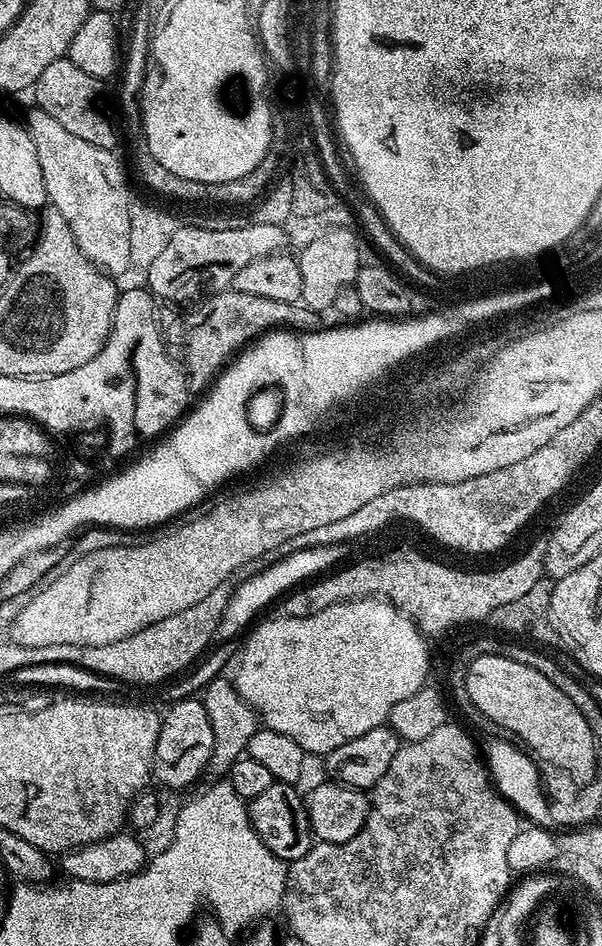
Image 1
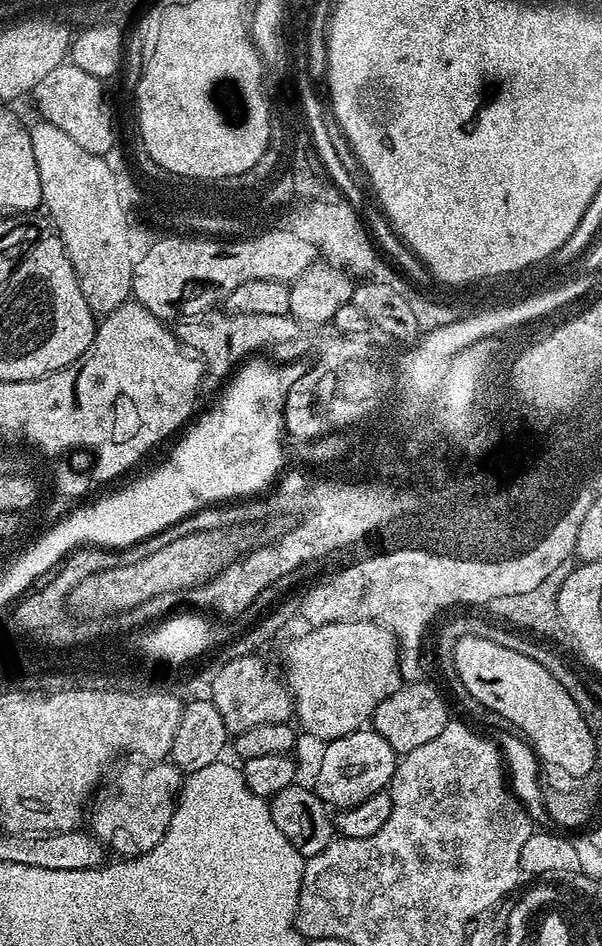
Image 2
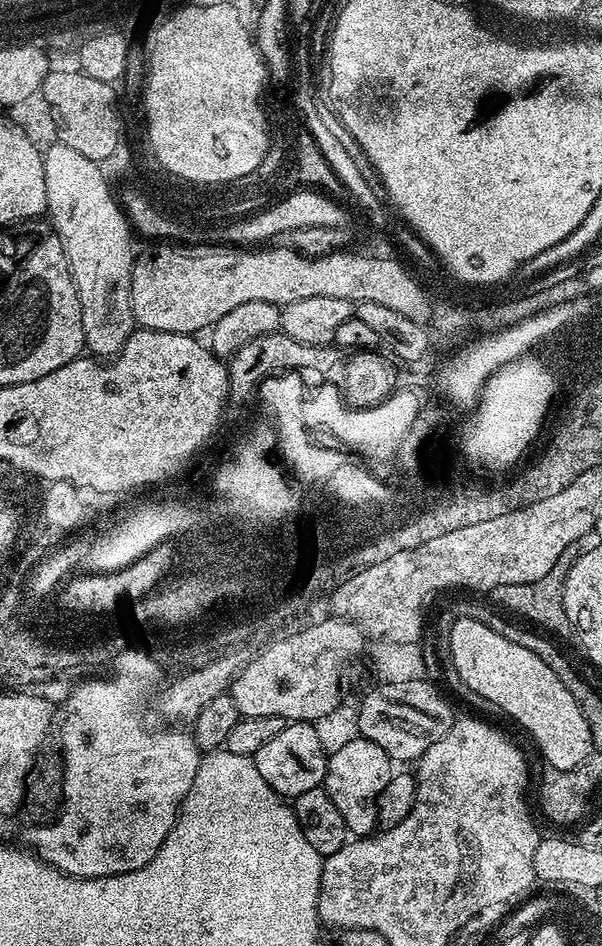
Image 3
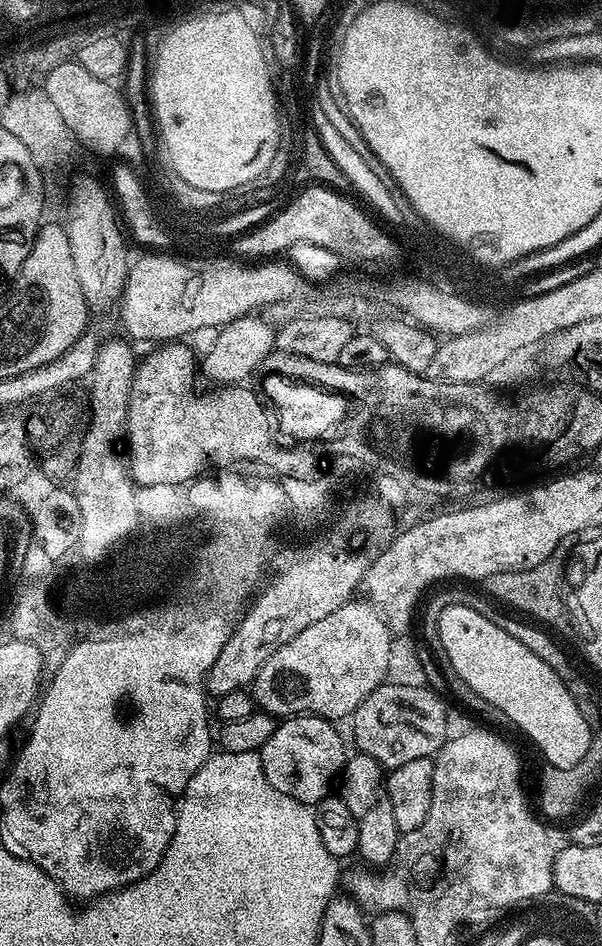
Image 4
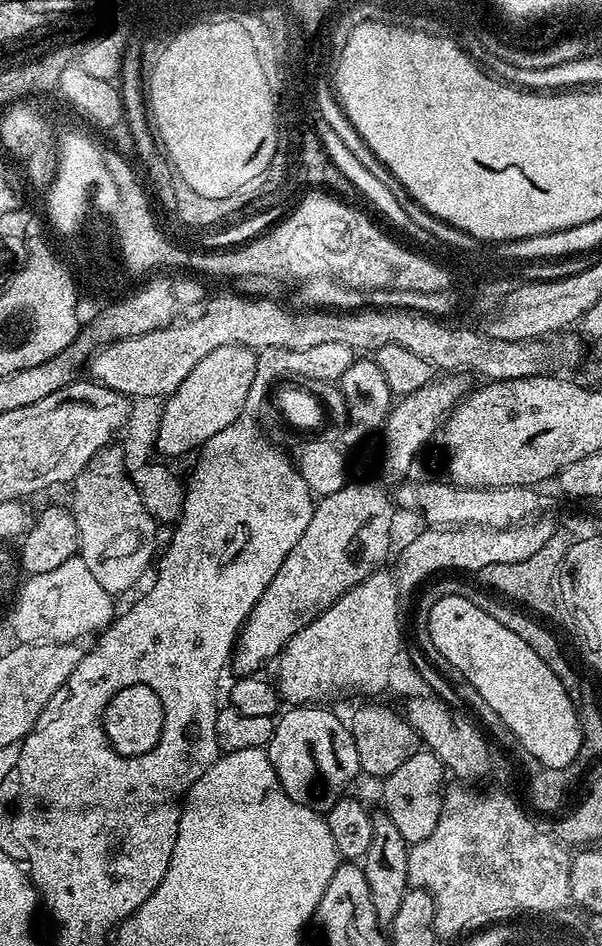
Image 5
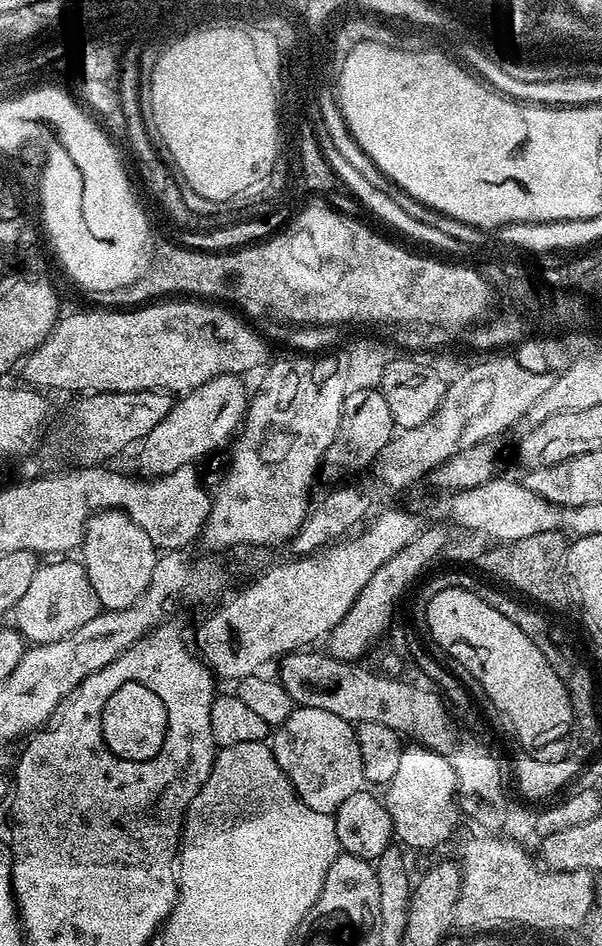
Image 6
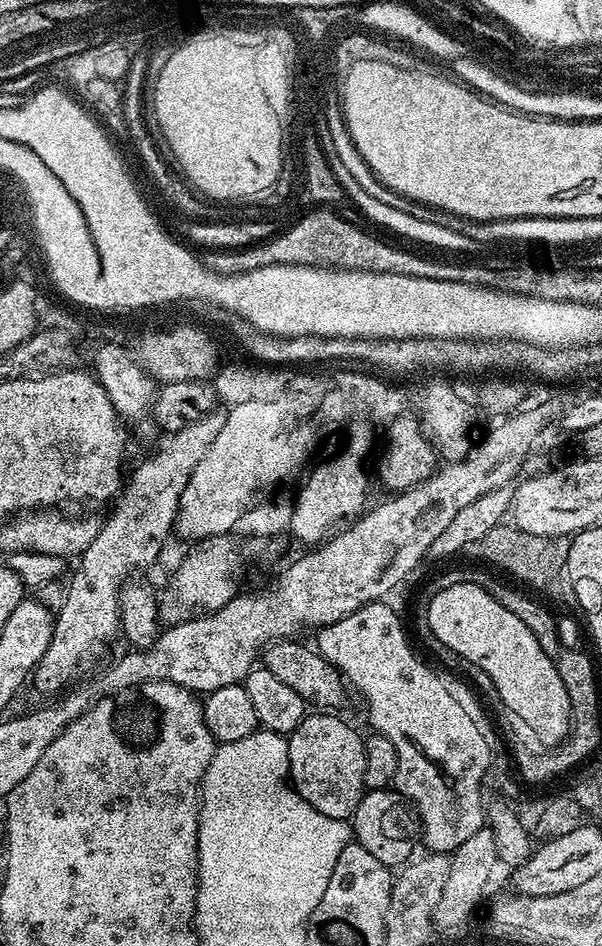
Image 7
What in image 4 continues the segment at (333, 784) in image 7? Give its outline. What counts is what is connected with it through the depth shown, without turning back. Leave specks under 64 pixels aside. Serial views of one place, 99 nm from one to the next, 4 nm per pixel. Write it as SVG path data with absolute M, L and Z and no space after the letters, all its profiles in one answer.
M301 714L281 719L276 725L274 734L270 734L270 739L266 741L266 746L262 746L258 753L262 762L262 770L266 774L270 786L274 786L274 790L282 790L282 794L303 804L309 806L319 804L325 796L329 795L331 788L328 787L332 784L332 776L339 777L346 763L344 740L336 728L339 727L333 721L324 720L321 716Z

